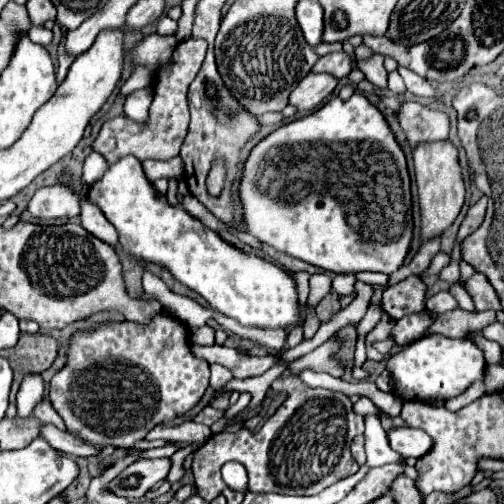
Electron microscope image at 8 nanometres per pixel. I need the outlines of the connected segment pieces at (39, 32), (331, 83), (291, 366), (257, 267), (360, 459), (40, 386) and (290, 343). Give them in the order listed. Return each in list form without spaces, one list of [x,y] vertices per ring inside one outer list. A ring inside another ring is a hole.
[[[32,26],[28,30],[28,36],[30,36],[32,42],[38,42],[42,46],[48,46],[52,42],[52,32],[46,30],[46,28],[42,28],[42,26]]]
[[[310,72],[308,76],[304,76],[298,86],[292,90],[290,94],[290,104],[296,110],[314,110],[318,104],[322,104],[322,100],[334,90],[336,86],[336,78],[328,76],[328,74],[314,74]]]
[[[330,338],[326,344],[322,344],[320,348],[316,348],[314,352],[288,362],[288,372],[290,376],[300,376],[302,370],[314,370],[314,372],[328,372],[332,376],[340,376],[342,374],[342,366],[334,360],[330,360],[330,354],[336,352],[340,346],[340,342],[336,338]]]
[[[124,156],[116,164],[110,164],[104,178],[90,186],[90,200],[102,208],[104,216],[118,230],[118,238],[122,242],[124,252],[142,258],[144,262],[154,262],[166,268],[180,284],[198,292],[214,312],[230,316],[242,326],[260,328],[260,330],[272,330],[272,328],[286,330],[288,326],[298,324],[300,304],[298,304],[298,290],[294,278],[274,262],[250,254],[246,250],[240,250],[230,242],[222,240],[216,232],[206,228],[198,218],[190,216],[182,206],[172,206],[166,200],[166,196],[162,196],[154,188],[154,184],[144,176],[142,162],[136,160],[134,156]]]
[[[356,436],[356,440],[352,442],[350,450],[352,450],[354,460],[356,460],[360,466],[364,466],[364,464],[366,464],[366,454],[364,454],[364,436]]]
[[[28,374],[24,376],[20,390],[18,390],[18,416],[20,418],[30,418],[34,414],[34,408],[42,402],[44,398],[44,380],[40,374]]]
[[[297,325],[292,331],[288,334],[286,340],[286,347],[281,352],[285,353],[287,350],[297,346],[303,340],[303,325]]]

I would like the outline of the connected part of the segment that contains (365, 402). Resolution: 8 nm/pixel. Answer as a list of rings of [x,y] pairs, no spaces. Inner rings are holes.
[[[358,398],[358,402],[354,402],[354,412],[360,414],[360,416],[376,416],[376,418],[382,418],[384,412],[368,398]]]

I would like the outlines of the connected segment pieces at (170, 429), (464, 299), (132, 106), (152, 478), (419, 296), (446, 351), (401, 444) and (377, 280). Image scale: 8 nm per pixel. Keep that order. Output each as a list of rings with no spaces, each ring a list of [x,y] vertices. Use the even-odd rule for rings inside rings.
[[[184,422],[180,426],[156,426],[148,432],[146,440],[158,440],[158,438],[164,438],[164,440],[170,440],[170,442],[176,442],[176,444],[202,444],[208,440],[208,436],[212,436],[212,430],[204,424],[198,424],[198,422]]]
[[[454,284],[449,289],[450,293],[455,297],[459,306],[468,311],[475,311],[474,303],[465,288],[459,284]]]
[[[148,88],[136,90],[126,98],[126,104],[124,104],[126,116],[138,124],[144,124],[148,120],[150,104],[152,104],[152,90],[148,90]]]
[[[154,458],[154,460],[136,460],[126,470],[120,472],[116,480],[112,480],[110,490],[118,496],[126,498],[142,498],[154,484],[166,480],[170,472],[170,458]]]
[[[408,276],[406,280],[384,290],[382,306],[390,316],[398,320],[404,314],[424,310],[424,294],[426,286],[422,284],[420,276]]]
[[[442,334],[422,336],[404,344],[386,364],[386,372],[392,378],[392,394],[402,402],[446,402],[466,392],[474,382],[484,380],[484,370],[484,352],[470,338],[454,340]]]
[[[390,428],[388,432],[390,448],[402,454],[404,458],[408,456],[422,456],[428,448],[432,448],[432,438],[424,430],[416,428]]]
[[[358,272],[356,278],[360,282],[366,282],[366,284],[372,284],[372,286],[386,286],[390,276],[388,274],[380,274],[380,272]]]

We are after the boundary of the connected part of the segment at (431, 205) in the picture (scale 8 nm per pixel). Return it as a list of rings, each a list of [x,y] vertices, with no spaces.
[[[432,142],[420,144],[414,150],[414,170],[416,170],[416,184],[418,184],[418,198],[420,198],[420,238],[432,240],[446,232],[452,226],[460,208],[464,204],[464,182],[462,172],[458,166],[458,150],[452,142]]]

